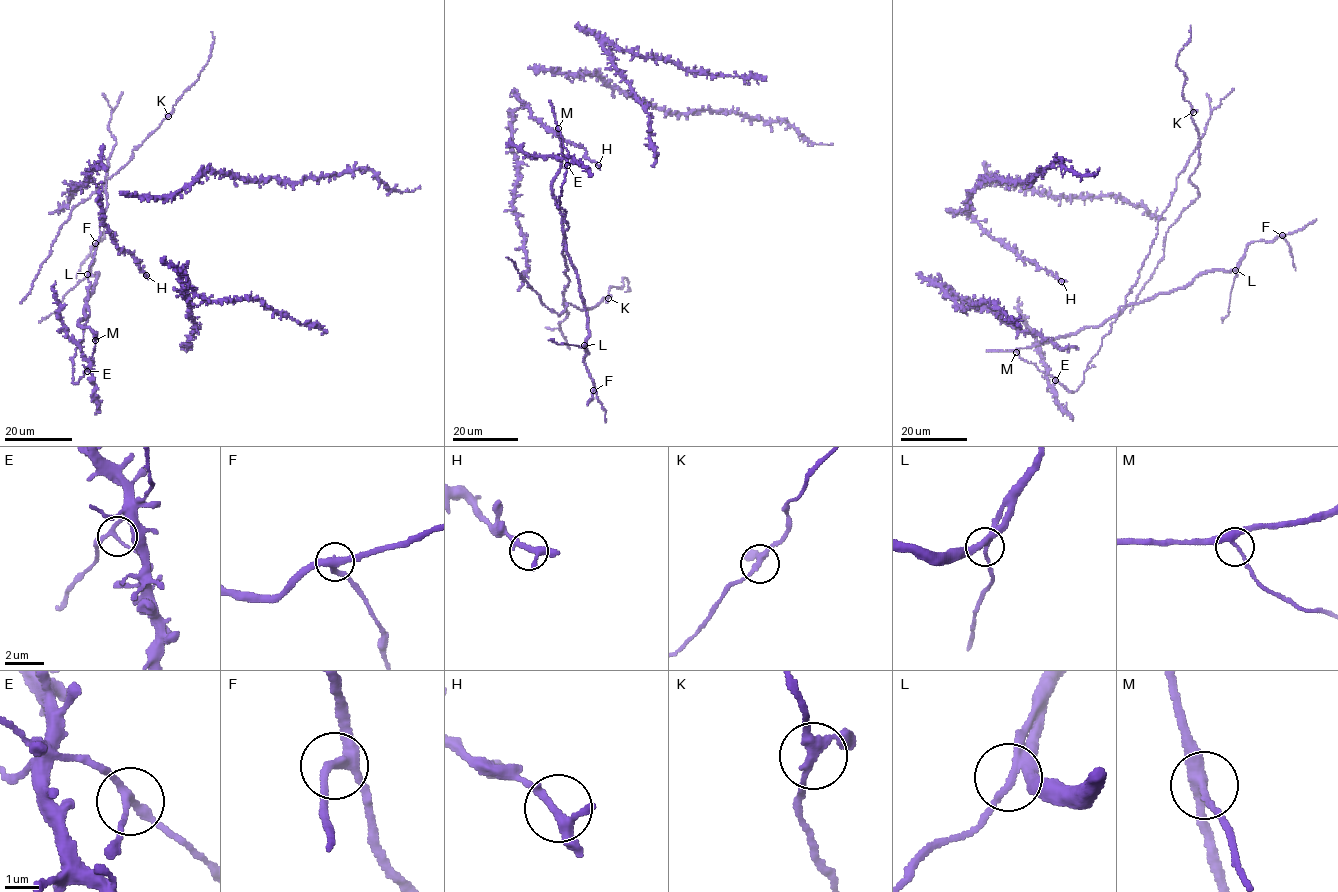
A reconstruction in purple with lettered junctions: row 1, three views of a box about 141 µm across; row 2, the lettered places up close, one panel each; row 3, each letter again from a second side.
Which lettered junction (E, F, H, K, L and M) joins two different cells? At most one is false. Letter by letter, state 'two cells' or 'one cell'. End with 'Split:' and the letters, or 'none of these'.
E: one cell
F: one cell
H: one cell
K: one cell
L: one cell
M: one cell
Split: none of these

